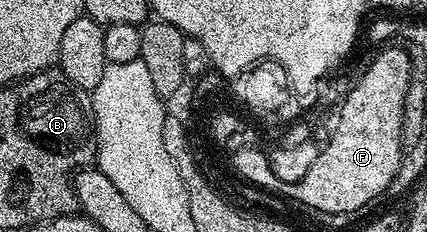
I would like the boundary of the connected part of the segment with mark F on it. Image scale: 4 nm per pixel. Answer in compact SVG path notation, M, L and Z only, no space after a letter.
M380 47L379 53L371 60L371 65L363 72L363 77L351 88L351 93L343 100L339 108L339 121L335 124L335 133L327 145L319 149L316 161L308 168L308 172L299 181L301 198L298 203L313 208L316 213L328 212L341 214L358 213L358 208L366 206L370 200L386 193L390 184L398 174L398 166L403 158L403 111L405 110L405 94L411 85L411 54L406 47Z

